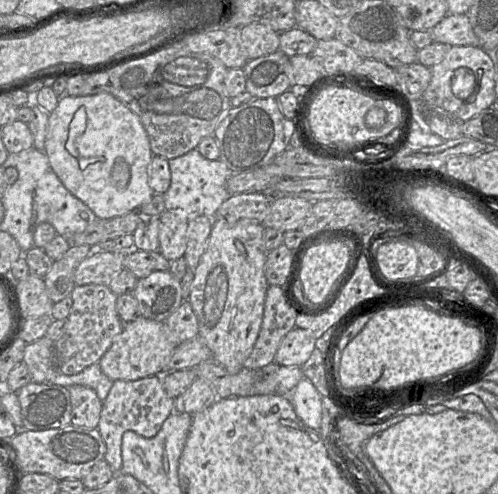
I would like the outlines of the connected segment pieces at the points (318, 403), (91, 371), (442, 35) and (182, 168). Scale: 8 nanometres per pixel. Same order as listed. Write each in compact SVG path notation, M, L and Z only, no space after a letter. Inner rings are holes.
M303 377L288 397L298 418L309 428L319 430L322 421L322 396L311 381Z
M99 362L74 375L64 375L61 372L57 372L51 383L64 387L70 387L75 384L89 387L96 392L101 401L106 399L113 385L113 381L102 372Z
M447 14L431 30L434 42L452 46L478 45L467 14Z
M197 148L169 160L171 173L170 187L163 193L165 209L182 209L188 220L198 216L215 217L215 213L231 195L226 189L226 181L233 174L228 166L218 160L209 160Z

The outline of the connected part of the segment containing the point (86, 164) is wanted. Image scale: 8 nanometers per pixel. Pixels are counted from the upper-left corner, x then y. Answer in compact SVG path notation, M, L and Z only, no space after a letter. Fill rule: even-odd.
M110 93L79 96L65 94L60 97L56 108L48 116L44 153L64 186L99 219L123 216L149 202L155 194L149 185L150 164L154 155L148 134L140 118Z

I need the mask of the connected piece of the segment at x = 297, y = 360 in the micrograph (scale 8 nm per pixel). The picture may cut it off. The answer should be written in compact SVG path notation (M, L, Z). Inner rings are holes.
M294 327L281 340L274 362L287 367L302 367L315 348L313 332Z

